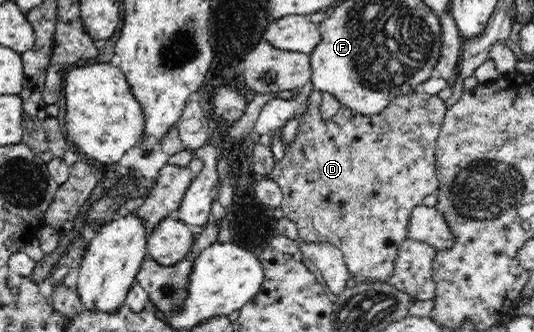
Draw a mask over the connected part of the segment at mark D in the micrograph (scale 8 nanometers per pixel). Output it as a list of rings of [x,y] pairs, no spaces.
[[[308,88],[309,100],[308,108],[303,111],[295,139],[285,148],[284,156],[280,161],[275,161],[272,172],[267,175],[268,179],[273,179],[282,190],[283,200],[280,207],[283,209],[284,217],[292,220],[297,224],[299,238],[306,242],[326,242],[335,245],[342,253],[349,269],[349,272],[354,276],[365,277],[370,281],[384,281],[388,277],[394,275],[394,261],[398,257],[398,247],[400,243],[409,239],[408,223],[410,223],[410,213],[416,205],[422,205],[424,197],[432,195],[438,190],[438,177],[436,177],[436,162],[435,162],[435,143],[439,135],[440,127],[444,121],[446,113],[445,101],[440,97],[427,95],[426,93],[413,92],[406,95],[400,95],[392,101],[388,108],[382,109],[378,115],[360,114],[348,107],[342,106],[332,119],[324,119],[320,116],[320,105],[322,95],[320,91]]]

